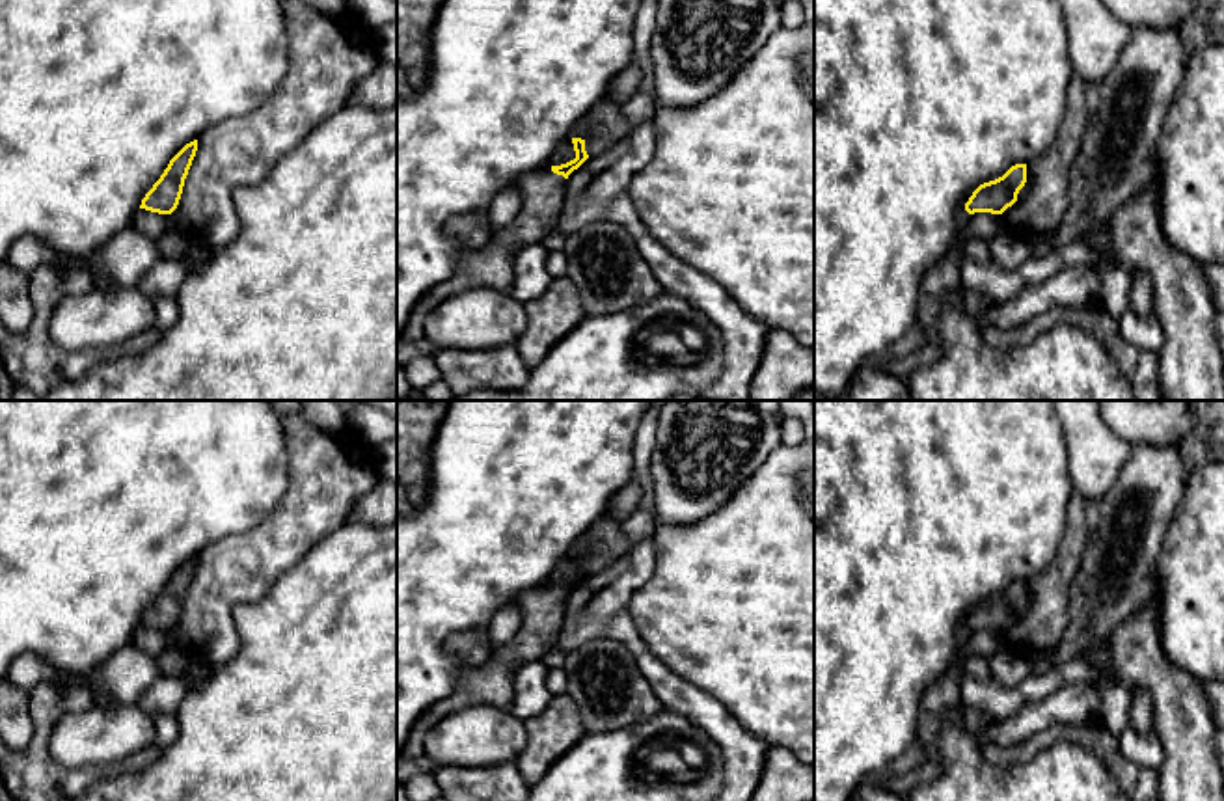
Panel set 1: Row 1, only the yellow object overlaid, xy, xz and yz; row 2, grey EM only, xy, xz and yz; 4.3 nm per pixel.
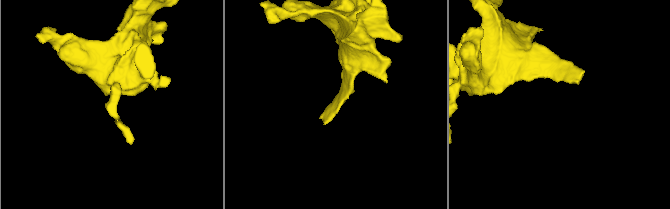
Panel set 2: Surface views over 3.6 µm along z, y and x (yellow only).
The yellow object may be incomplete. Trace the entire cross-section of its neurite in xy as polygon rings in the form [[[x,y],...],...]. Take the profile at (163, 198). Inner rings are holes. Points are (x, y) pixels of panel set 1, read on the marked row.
[[[197,140],[186,143],[168,164],[160,179],[142,199],[140,209],[171,214],[181,199],[184,179],[197,151]]]

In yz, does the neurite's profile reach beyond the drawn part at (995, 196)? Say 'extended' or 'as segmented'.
as segmented

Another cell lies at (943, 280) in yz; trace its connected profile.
[[[952,246],[922,278],[920,292],[937,300],[958,302],[963,279],[963,265]]]

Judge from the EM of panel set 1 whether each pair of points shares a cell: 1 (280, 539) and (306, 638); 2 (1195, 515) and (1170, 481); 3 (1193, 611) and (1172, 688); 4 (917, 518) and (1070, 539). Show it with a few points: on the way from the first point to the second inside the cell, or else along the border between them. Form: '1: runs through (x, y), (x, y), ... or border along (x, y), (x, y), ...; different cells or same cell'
1: border along (321, 543), (312, 546), (256, 600); different cells
2: border along (1195, 459), (1165, 537); different cells
3: border along (1159, 630), (1163, 652), (1178, 667), (1202, 680); different cells
4: border along (1072, 494), (1059, 550), (1036, 574); different cells

